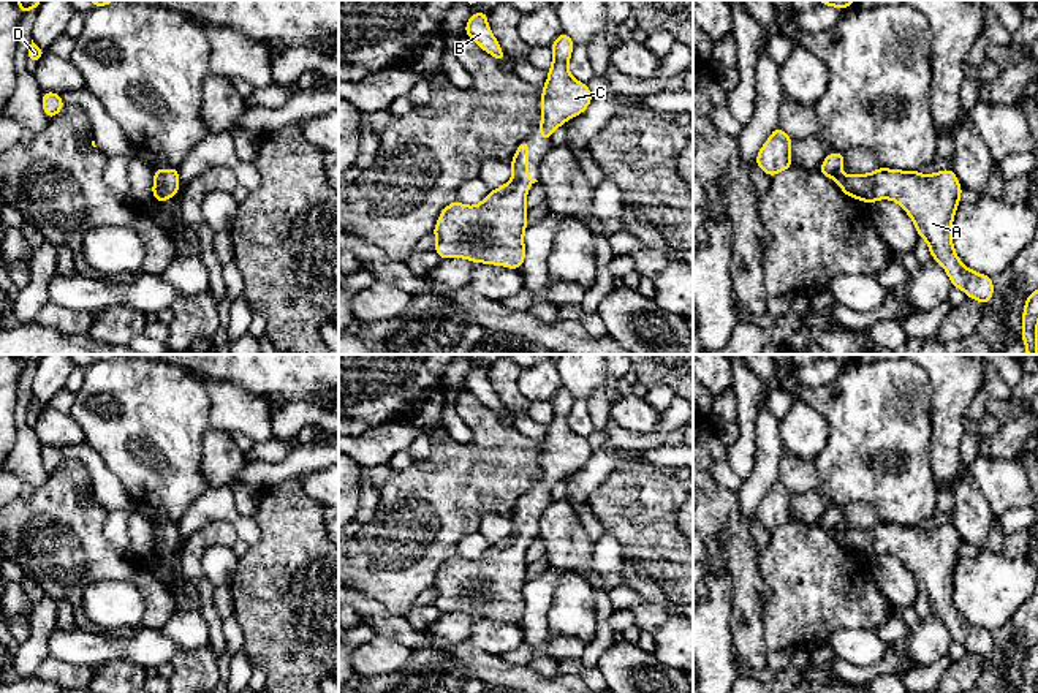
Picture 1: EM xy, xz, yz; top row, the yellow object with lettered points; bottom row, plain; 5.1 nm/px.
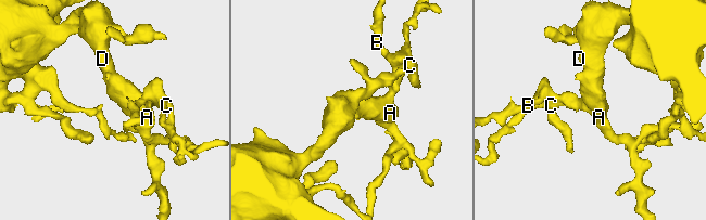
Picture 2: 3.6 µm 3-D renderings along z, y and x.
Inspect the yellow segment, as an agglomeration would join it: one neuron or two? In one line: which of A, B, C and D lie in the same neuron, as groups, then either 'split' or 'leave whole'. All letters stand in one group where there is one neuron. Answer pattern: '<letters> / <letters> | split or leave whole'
A B C D | leave whole

